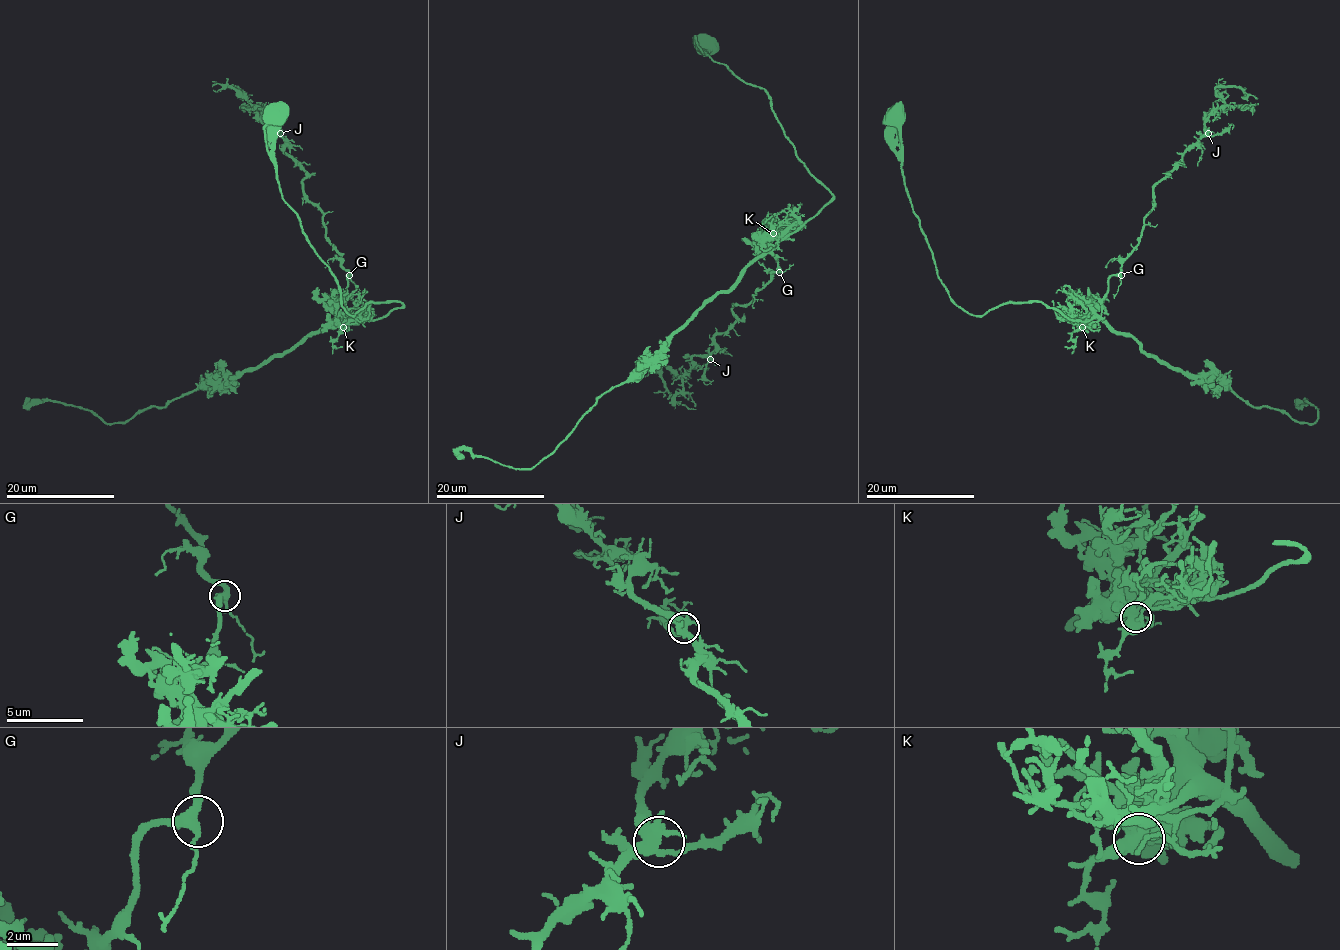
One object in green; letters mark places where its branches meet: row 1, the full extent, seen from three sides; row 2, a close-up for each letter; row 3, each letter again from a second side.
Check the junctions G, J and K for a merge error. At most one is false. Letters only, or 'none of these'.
K

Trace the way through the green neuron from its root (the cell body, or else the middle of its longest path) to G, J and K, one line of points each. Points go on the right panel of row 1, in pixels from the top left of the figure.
G: (896, 114), (908, 199), (958, 306), (983, 315), (1041, 302), (1090, 321), (1101, 314), (1108, 280), (1121, 275)
J: (896, 114), (903, 180), (937, 275), (975, 315), (1041, 302), (1071, 319), (1098, 317), (1154, 186), (1208, 133)
K: (896, 114), (908, 199), (949, 296), (975, 315), (1007, 303), (1041, 302), (1082, 321), (1082, 328)

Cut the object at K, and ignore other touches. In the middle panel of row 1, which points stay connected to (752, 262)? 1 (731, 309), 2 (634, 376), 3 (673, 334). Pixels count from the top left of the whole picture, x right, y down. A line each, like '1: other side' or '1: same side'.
1: other side
2: same side
3: same side

